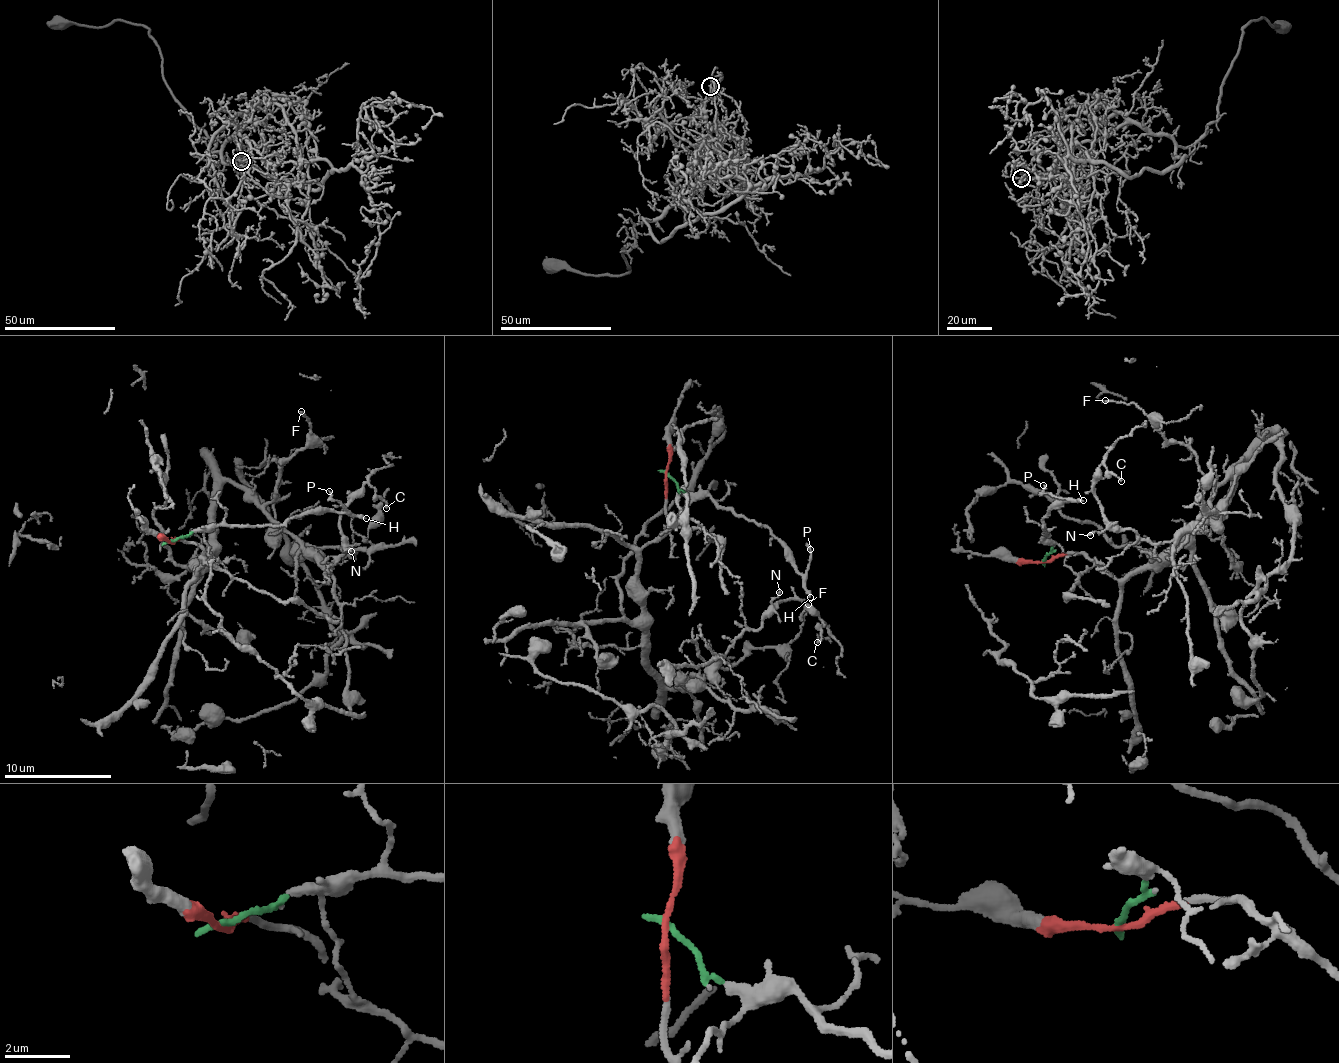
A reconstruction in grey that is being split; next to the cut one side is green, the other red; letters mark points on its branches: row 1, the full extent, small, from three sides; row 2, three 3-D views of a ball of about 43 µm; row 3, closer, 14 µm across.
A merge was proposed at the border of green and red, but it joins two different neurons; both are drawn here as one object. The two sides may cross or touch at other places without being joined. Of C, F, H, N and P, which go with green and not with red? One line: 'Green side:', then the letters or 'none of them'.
Green side: H, P

